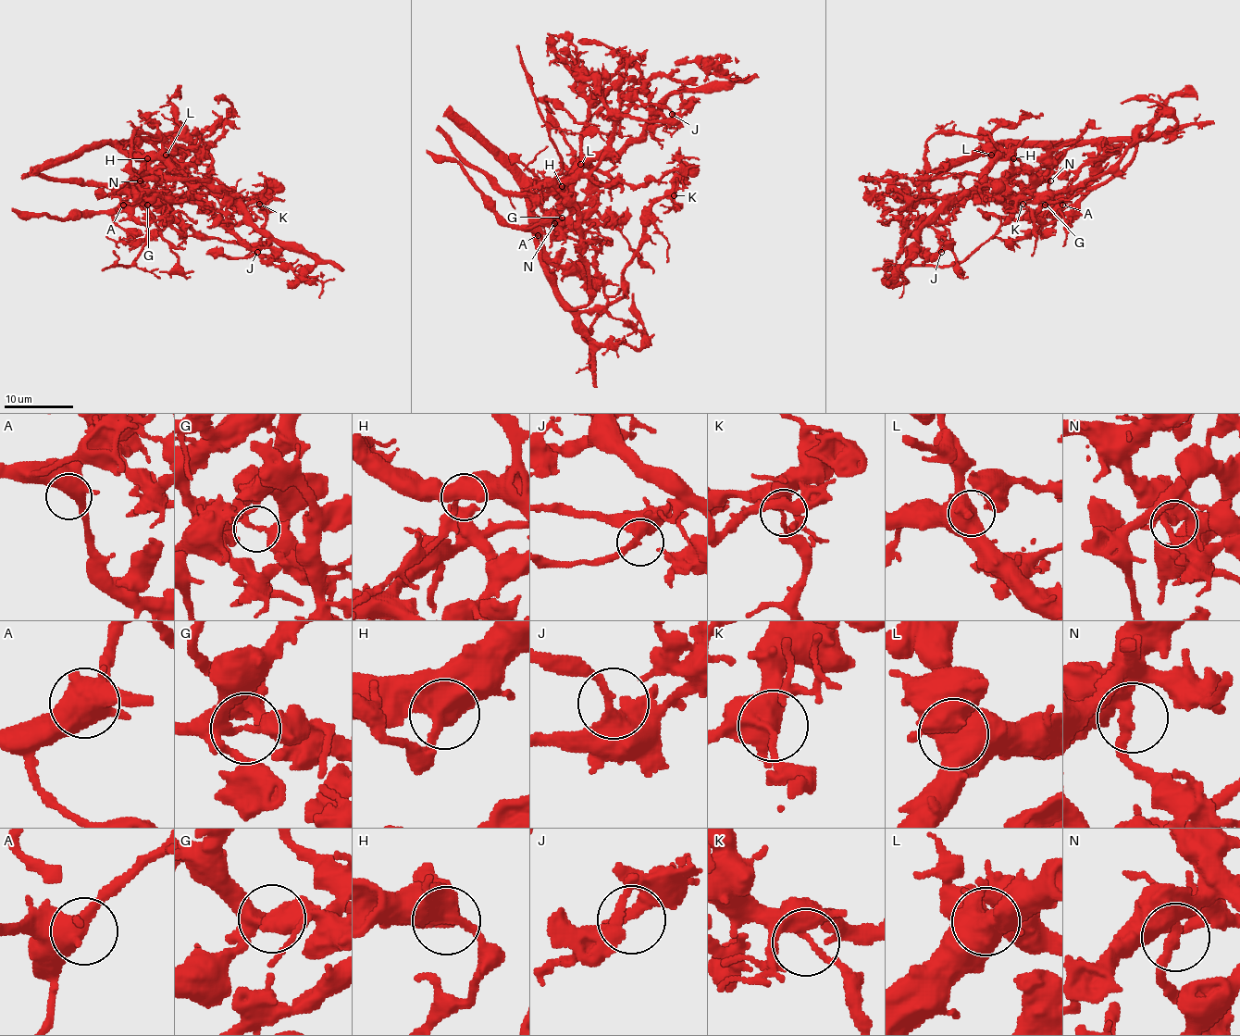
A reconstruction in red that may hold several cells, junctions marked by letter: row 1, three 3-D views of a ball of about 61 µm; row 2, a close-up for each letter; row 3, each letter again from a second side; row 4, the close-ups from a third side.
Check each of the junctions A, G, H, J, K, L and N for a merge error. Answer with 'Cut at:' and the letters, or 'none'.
Cut at: G

